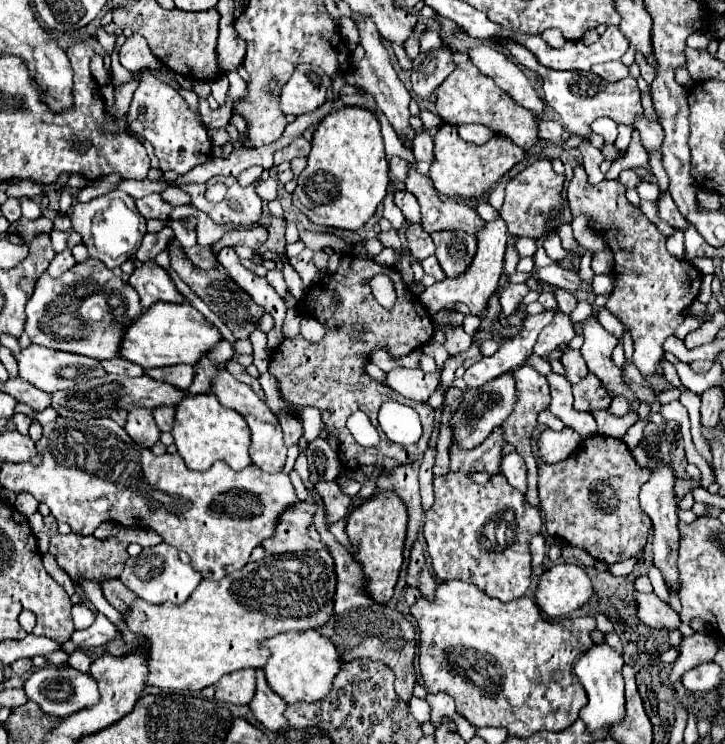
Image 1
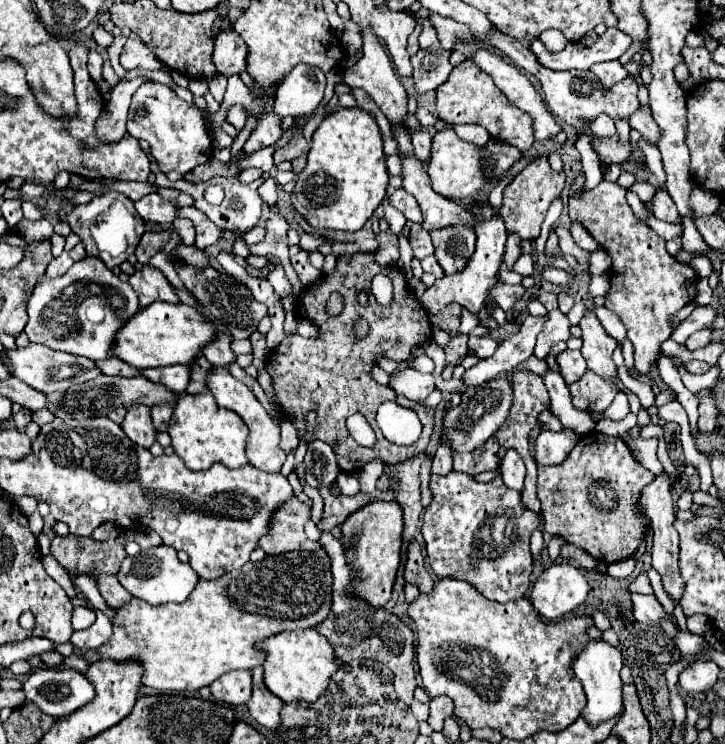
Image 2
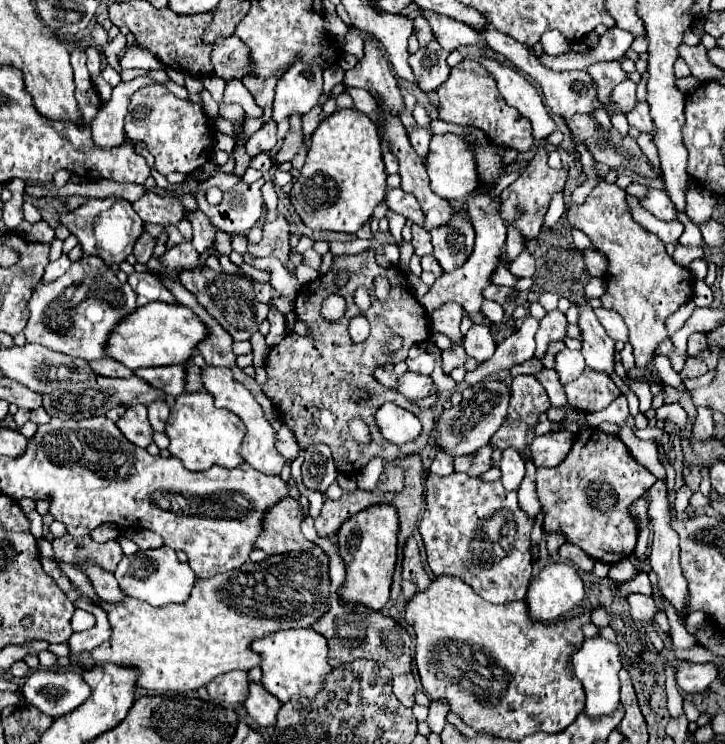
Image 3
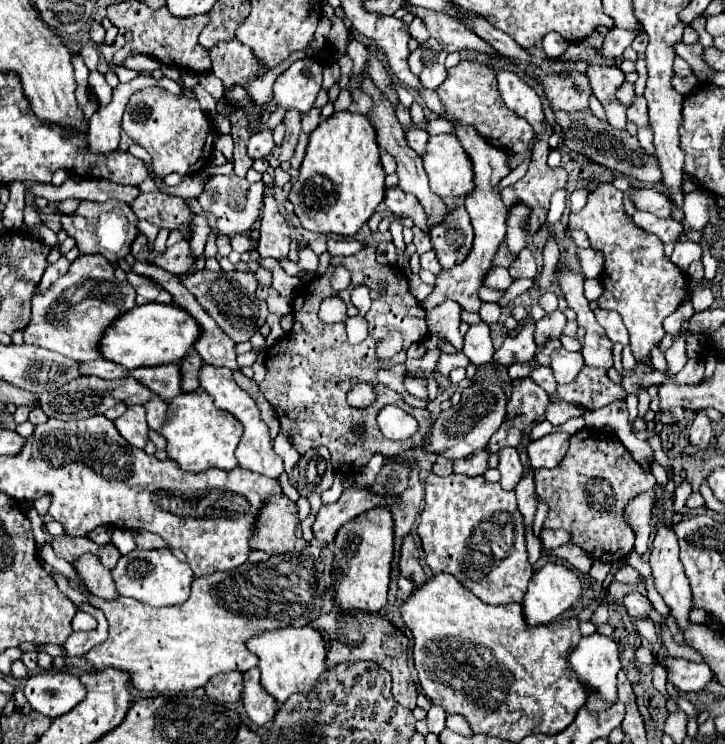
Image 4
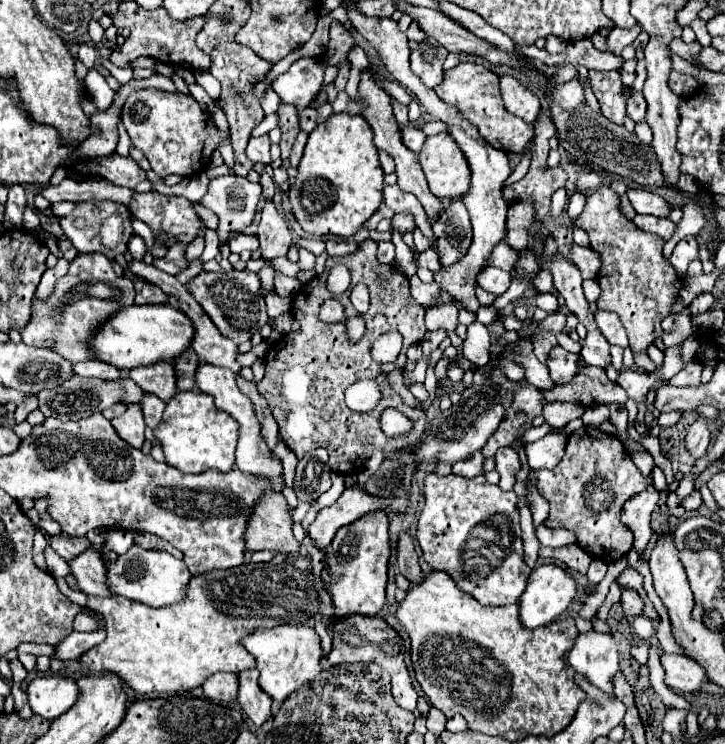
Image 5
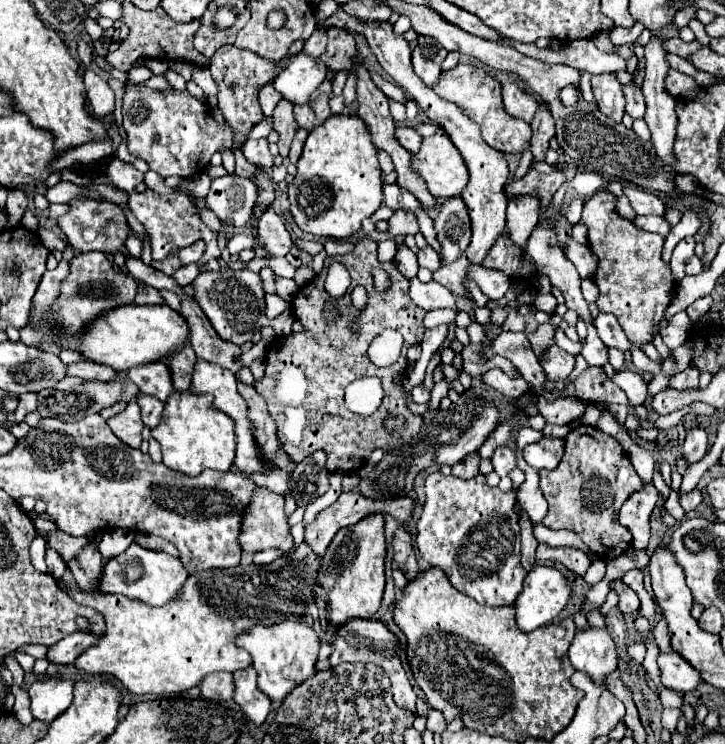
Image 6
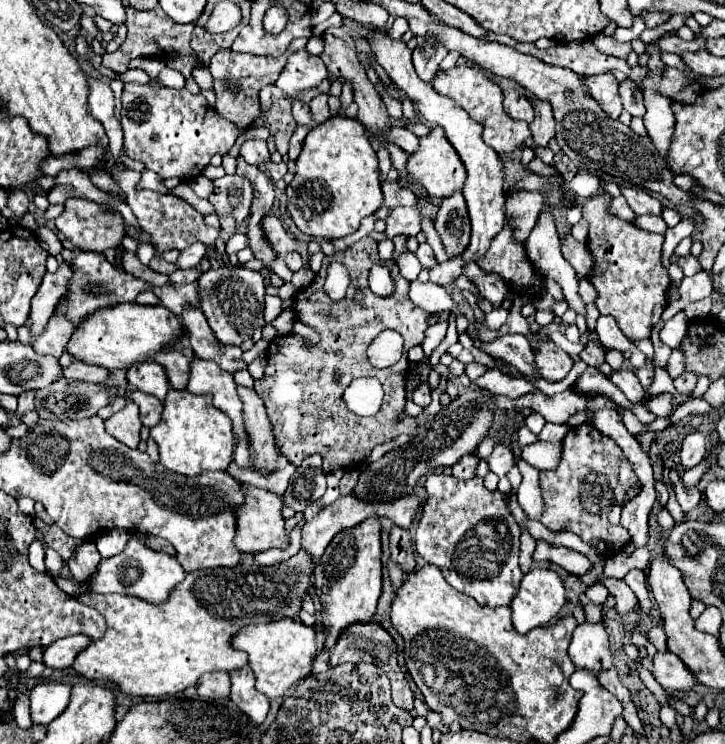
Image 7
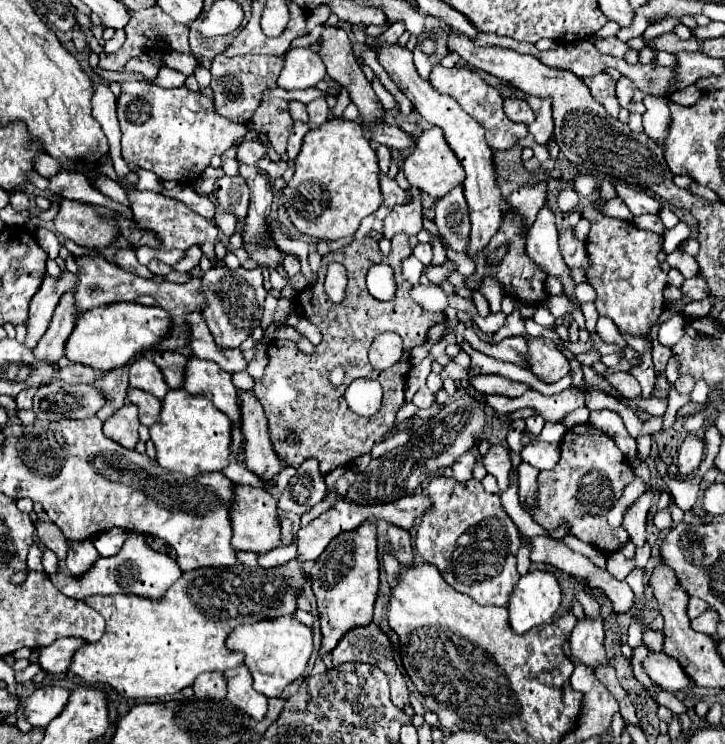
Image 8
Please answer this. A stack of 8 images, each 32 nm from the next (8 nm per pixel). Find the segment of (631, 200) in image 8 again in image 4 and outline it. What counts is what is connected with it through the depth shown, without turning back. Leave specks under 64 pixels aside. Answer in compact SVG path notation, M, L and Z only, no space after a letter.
M642 188L642 190L634 192L634 194L630 194L630 200L634 202L636 210L640 210L640 212L650 212L650 214L654 214L658 218L670 218L672 202L664 194L656 192L656 190Z

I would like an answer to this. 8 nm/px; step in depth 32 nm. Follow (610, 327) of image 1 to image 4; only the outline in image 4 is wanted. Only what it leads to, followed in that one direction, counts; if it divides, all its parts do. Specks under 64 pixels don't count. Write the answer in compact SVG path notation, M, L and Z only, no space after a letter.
M597 308L594 311L594 314L598 324L604 328L606 336L608 336L614 344L622 344L622 346L628 344L626 326L624 326L624 323L617 312Z

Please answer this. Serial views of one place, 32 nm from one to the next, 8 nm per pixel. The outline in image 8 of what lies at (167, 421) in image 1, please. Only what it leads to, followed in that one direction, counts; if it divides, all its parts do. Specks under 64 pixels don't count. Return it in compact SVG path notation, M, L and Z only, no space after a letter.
M128 388L128 400L138 406L140 424L152 426L154 422L158 422L158 412L162 408L158 398L154 398L152 394L146 394L146 392L138 390L138 388Z

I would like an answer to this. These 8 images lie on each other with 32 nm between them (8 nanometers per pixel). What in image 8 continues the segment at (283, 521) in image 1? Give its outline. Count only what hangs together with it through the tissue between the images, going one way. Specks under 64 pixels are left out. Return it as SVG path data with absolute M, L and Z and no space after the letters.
M236 486L234 502L230 502L230 522L234 526L230 544L234 544L234 550L248 550L248 552L264 554L264 552L280 546L280 524L278 524L276 510L278 510L276 498L270 492L266 492L264 488Z

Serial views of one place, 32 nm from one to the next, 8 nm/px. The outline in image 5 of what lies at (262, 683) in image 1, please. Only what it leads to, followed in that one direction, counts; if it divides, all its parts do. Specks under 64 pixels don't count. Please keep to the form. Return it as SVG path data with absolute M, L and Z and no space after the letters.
M256 668L238 672L238 698L236 700L256 726L262 726L272 716L272 698L264 690L260 690Z

